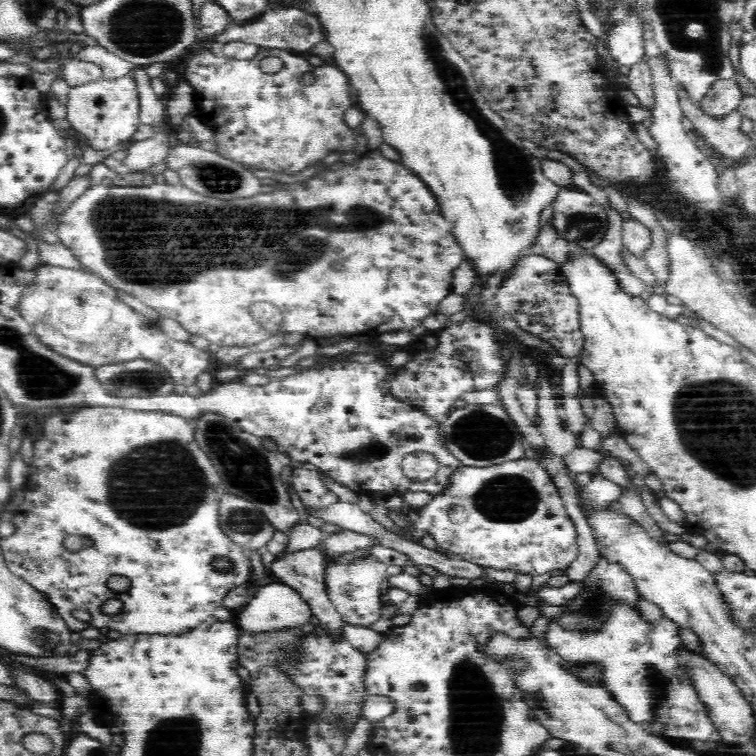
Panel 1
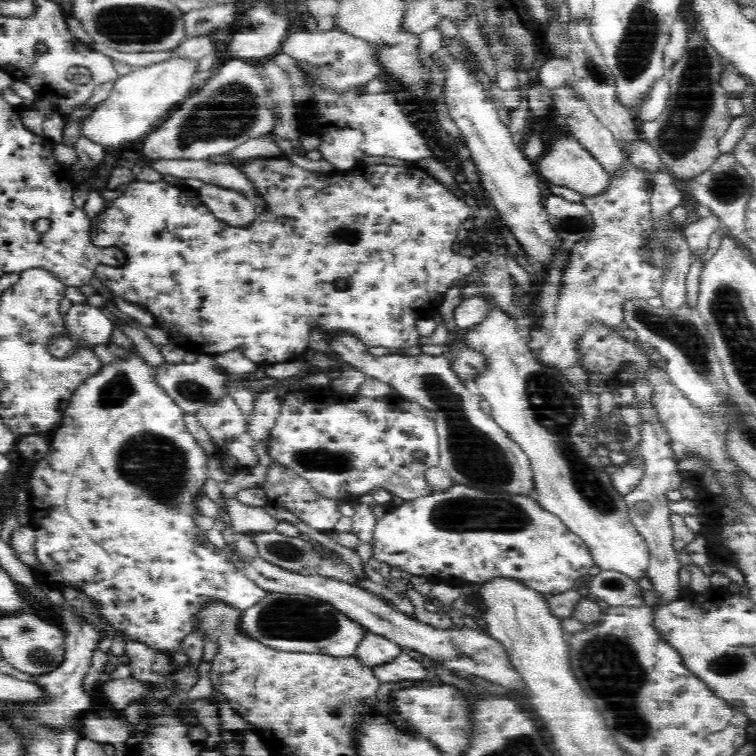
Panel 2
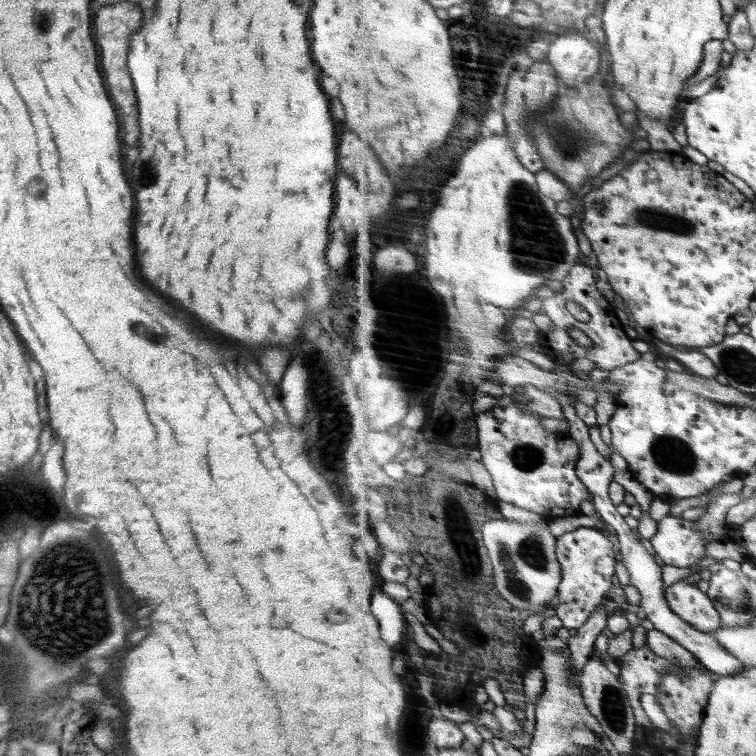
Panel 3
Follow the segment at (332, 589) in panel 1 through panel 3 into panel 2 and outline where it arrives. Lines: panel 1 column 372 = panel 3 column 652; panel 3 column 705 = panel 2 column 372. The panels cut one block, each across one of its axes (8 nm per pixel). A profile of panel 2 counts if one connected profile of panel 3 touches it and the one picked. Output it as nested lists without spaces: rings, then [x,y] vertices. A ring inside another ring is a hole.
[[[365,630],[354,653],[364,660],[364,663],[374,666],[393,659],[400,654],[401,648],[399,644],[385,636]]]

